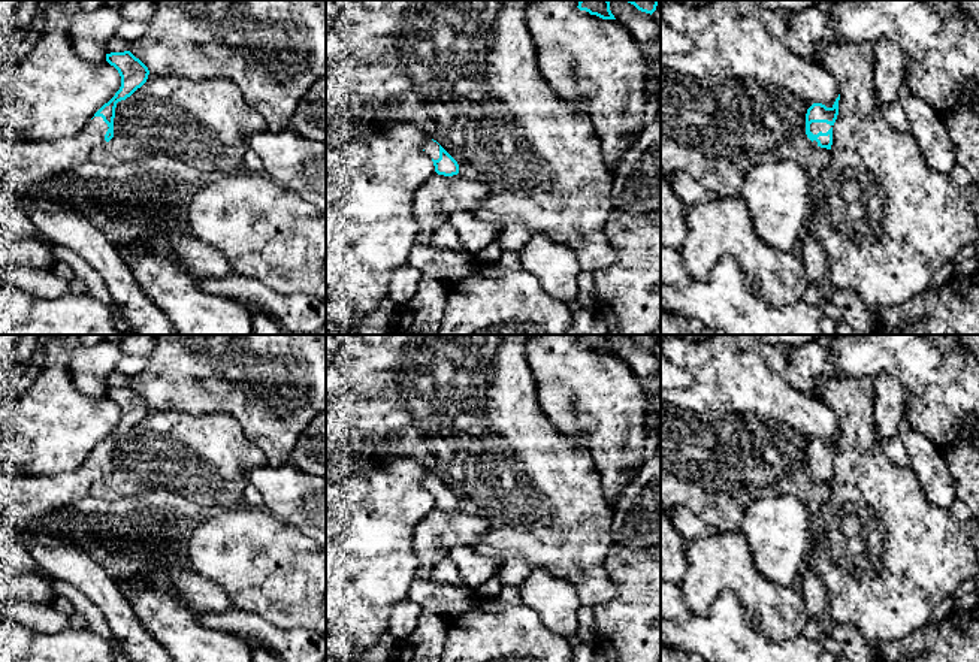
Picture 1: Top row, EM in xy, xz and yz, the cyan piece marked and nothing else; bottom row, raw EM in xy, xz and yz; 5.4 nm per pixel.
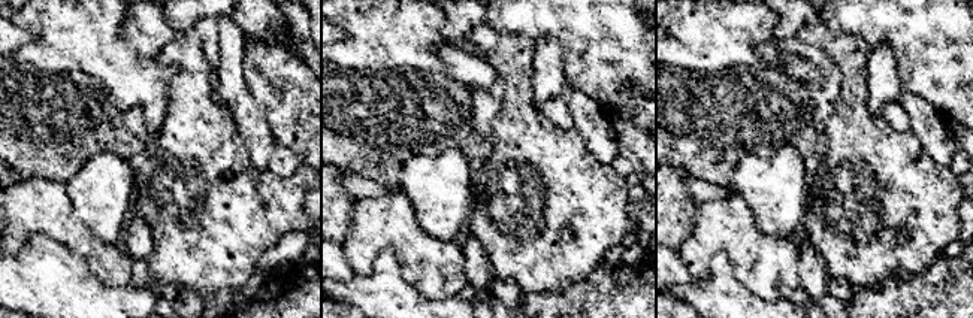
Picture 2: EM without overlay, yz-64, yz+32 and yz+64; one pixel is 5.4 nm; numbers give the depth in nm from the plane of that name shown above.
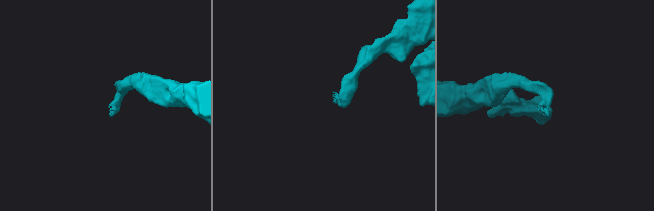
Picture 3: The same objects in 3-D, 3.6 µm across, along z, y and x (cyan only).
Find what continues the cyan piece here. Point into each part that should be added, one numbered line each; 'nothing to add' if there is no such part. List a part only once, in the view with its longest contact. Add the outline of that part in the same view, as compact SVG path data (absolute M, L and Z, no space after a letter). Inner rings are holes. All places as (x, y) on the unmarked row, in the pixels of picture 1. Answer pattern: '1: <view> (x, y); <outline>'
1: yz (815, 462); M812 457L810 459L810 466L813 469L818 469L819 466L827 468L833 460L827 459L827 457Z

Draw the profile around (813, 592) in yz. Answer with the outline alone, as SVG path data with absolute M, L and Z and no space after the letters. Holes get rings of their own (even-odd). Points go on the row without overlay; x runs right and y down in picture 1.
M804 566L801 574L803 574L801 596L806 602L806 611L809 614L809 619L816 619L827 629L830 625L827 617L830 607L827 589L819 575L812 568Z

